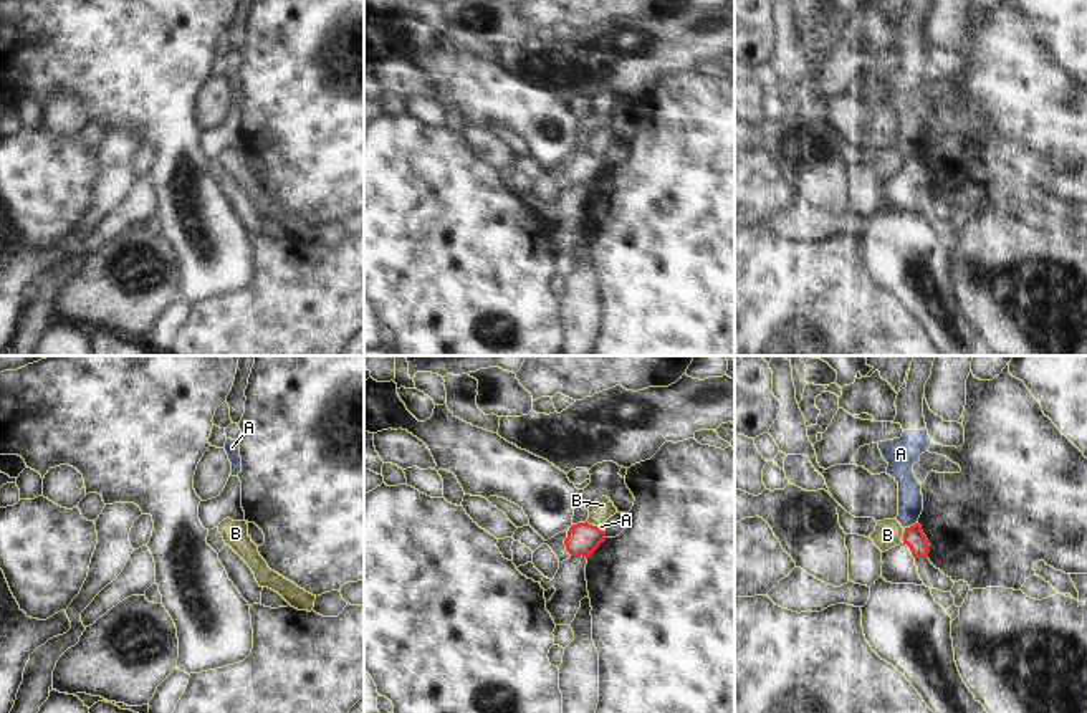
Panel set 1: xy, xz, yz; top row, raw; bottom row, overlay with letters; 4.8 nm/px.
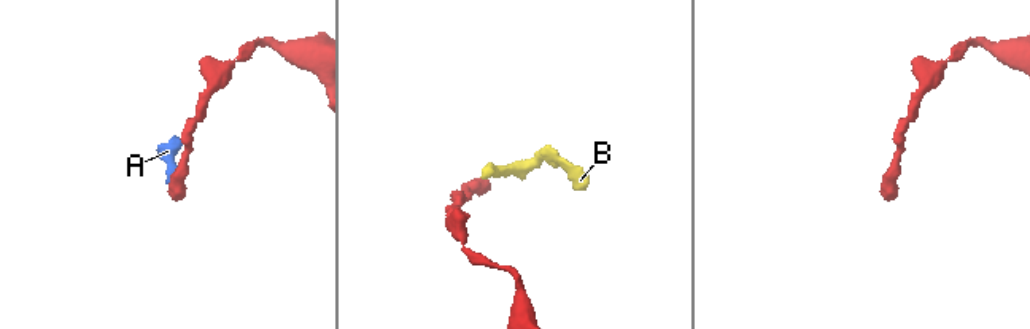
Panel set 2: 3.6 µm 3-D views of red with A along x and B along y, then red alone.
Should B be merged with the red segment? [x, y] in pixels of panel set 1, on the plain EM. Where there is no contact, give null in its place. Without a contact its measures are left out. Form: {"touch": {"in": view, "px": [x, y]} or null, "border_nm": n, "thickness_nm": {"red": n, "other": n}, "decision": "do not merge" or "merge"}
{"touch": {"in": "xz", "px": [591, 154]}, "border_nm": 60, "thickness_nm": {"red": 160, "other": 110}, "decision": "do not merge"}

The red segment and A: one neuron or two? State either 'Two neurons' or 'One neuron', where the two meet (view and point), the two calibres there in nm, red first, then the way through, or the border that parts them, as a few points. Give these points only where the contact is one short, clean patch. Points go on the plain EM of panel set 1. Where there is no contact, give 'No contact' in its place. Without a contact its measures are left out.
Two neurons. Touches red at yz (910, 156). Thickness 100 nm (red) against 130 nm. Boundary: yz (917, 151), (905, 157)

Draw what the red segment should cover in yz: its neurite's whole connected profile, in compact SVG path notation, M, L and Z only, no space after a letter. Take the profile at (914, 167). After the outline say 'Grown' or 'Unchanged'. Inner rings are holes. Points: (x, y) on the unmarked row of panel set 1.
M915 152L905 157L903 170L882 182L882 207L892 213L917 213L925 215L918 205L915 195L917 187L928 187L930 174L922 160L922 156Z. Grown

